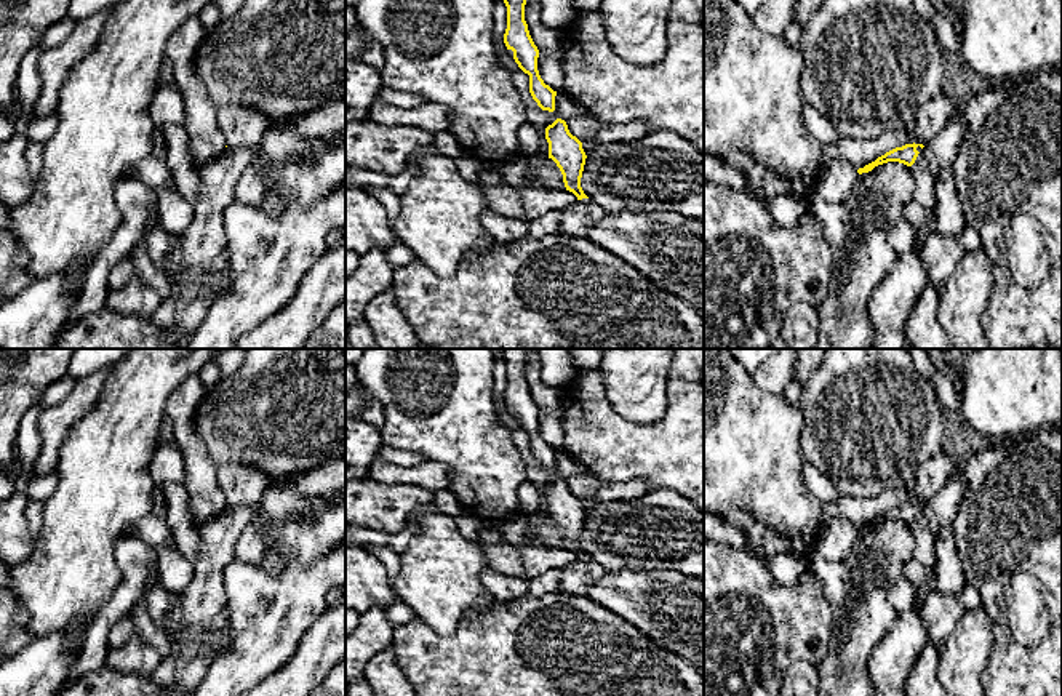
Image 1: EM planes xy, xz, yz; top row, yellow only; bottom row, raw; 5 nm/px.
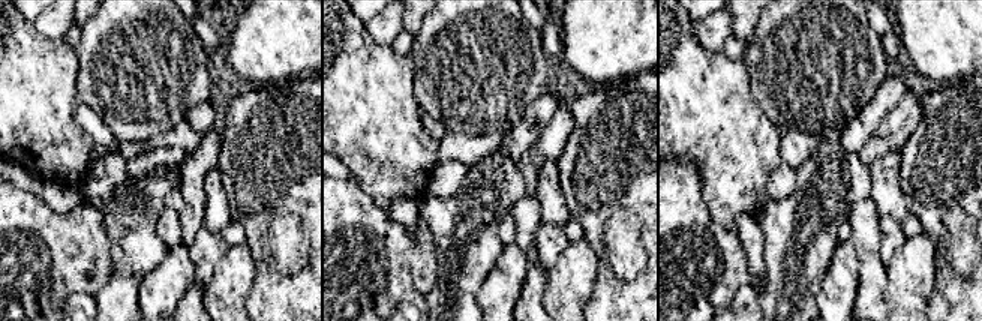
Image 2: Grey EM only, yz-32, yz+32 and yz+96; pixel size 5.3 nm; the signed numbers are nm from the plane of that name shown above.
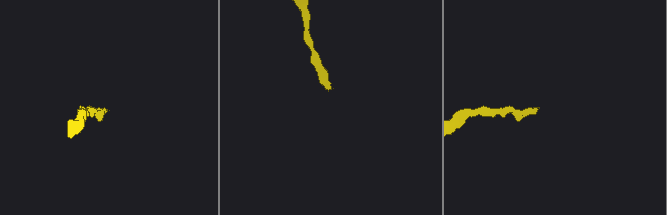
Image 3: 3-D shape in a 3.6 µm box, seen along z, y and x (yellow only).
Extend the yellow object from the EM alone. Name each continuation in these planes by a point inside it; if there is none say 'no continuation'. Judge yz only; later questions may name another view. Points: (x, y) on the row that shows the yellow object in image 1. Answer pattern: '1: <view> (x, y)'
1: yz (931, 119)

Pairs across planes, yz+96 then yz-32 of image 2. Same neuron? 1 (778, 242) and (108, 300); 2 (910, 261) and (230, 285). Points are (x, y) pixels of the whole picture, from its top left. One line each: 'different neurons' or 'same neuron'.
1: same neuron
2: same neuron

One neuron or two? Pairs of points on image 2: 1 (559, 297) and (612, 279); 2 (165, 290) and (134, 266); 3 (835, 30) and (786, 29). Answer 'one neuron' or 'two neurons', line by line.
1: two neurons
2: two neurons
3: one neuron

